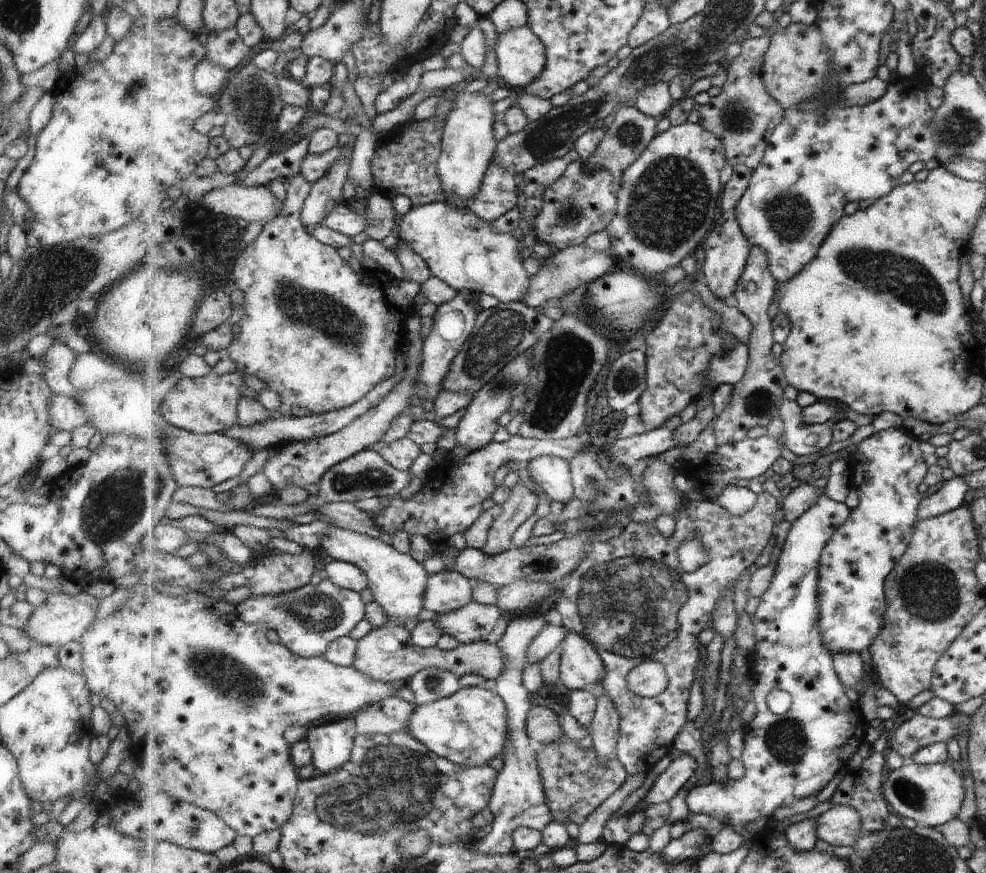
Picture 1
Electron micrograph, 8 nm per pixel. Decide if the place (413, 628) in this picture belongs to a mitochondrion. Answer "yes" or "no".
no

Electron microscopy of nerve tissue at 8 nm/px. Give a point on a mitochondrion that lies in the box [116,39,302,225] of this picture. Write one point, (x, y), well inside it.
(252, 100)

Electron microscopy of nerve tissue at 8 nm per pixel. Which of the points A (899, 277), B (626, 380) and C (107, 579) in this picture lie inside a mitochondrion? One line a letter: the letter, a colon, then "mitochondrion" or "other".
A: mitochondrion
B: mitochondrion
C: other

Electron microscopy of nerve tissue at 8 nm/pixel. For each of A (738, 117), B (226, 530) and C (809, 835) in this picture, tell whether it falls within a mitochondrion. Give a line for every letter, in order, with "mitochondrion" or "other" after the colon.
A: mitochondrion
B: other
C: other

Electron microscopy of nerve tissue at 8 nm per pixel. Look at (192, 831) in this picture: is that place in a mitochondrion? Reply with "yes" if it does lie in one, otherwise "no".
yes

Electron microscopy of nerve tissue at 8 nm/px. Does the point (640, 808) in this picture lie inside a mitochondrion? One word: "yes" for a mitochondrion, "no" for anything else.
no

